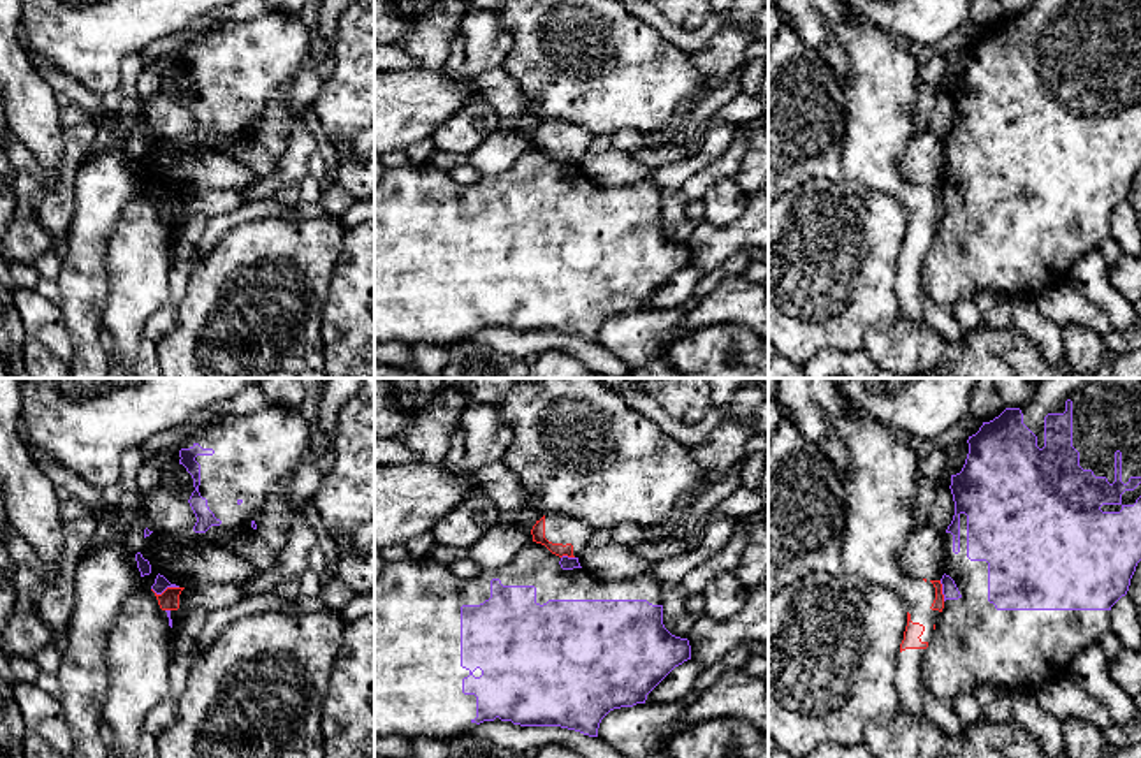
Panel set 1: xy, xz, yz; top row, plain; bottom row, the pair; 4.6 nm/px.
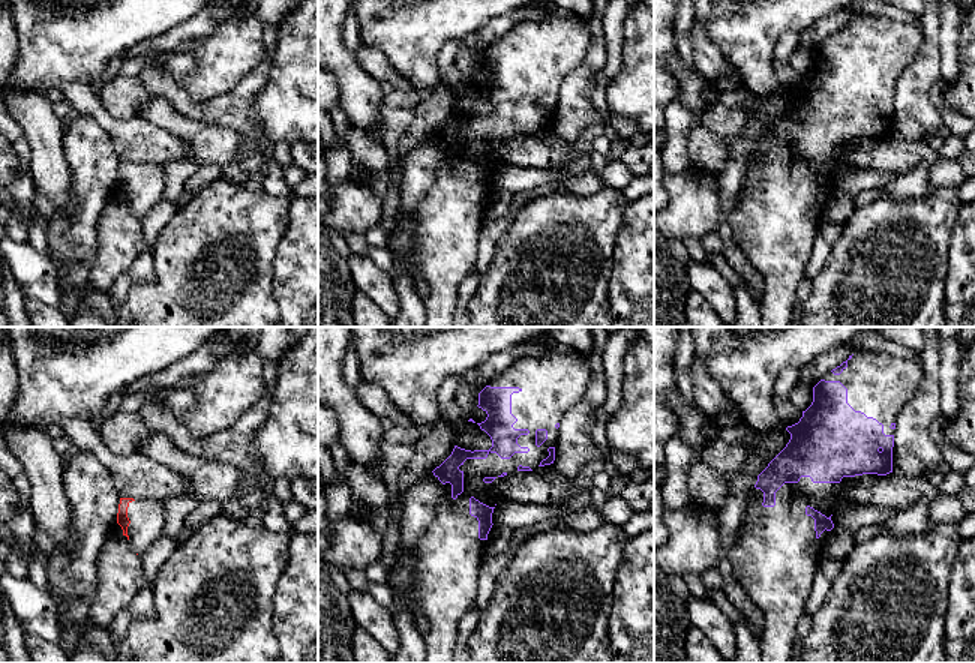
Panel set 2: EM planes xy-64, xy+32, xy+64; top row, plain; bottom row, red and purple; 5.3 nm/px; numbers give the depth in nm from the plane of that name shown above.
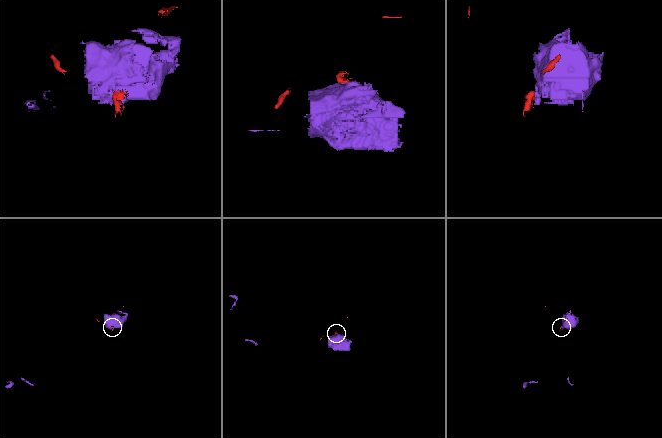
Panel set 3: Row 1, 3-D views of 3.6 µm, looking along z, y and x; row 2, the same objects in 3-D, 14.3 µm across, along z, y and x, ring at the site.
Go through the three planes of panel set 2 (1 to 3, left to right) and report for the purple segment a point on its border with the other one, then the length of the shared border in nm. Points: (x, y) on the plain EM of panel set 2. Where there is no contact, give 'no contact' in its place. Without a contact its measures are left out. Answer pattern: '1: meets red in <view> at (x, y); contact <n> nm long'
1: no contact
2: no contact
3: no contact

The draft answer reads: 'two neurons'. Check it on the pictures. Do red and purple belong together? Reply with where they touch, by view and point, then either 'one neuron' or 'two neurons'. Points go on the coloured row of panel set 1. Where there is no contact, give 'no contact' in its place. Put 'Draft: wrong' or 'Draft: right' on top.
Draft: right
xy (166, 590) | two neurons

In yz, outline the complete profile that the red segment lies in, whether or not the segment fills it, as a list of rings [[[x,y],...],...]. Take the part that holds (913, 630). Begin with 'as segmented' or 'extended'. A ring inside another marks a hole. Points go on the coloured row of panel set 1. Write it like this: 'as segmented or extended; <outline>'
extended; [[[846,397],[844,415],[833,422],[833,427],[849,450],[847,475],[840,477],[846,501],[846,528],[840,545],[842,573],[856,587],[879,584],[893,589],[904,600],[907,626],[900,644],[895,686],[902,709],[925,716],[919,688],[921,660],[944,609],[944,594],[941,580],[916,580],[907,577],[902,568],[905,542],[916,528],[914,499],[921,459],[916,454],[916,443],[891,433],[856,410]]]

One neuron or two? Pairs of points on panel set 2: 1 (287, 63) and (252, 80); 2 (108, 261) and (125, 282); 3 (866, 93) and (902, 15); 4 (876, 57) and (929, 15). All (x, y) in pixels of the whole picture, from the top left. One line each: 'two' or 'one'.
1: two
2: two
3: two
4: two

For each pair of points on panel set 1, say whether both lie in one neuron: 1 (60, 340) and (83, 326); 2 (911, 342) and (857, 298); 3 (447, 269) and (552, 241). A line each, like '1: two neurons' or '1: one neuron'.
1: two neurons
2: two neurons
3: one neuron

